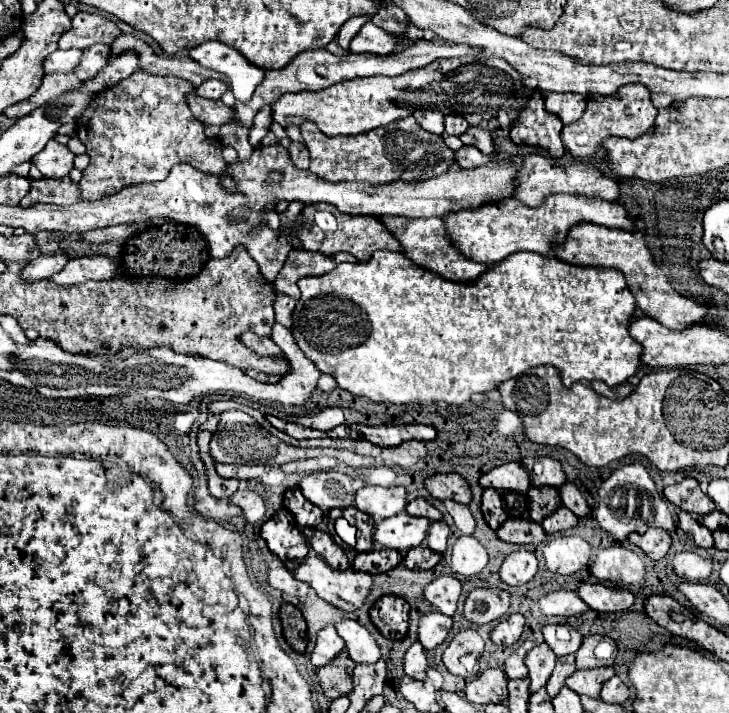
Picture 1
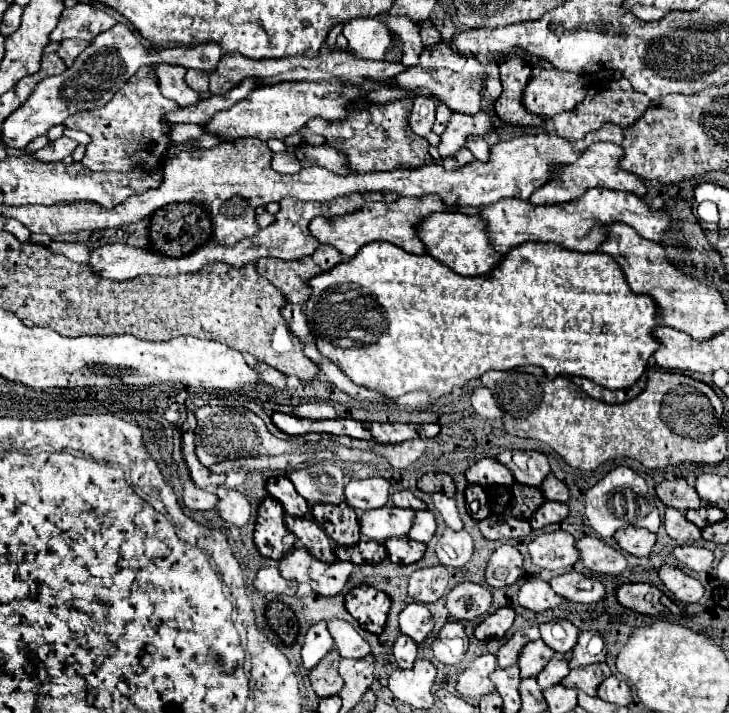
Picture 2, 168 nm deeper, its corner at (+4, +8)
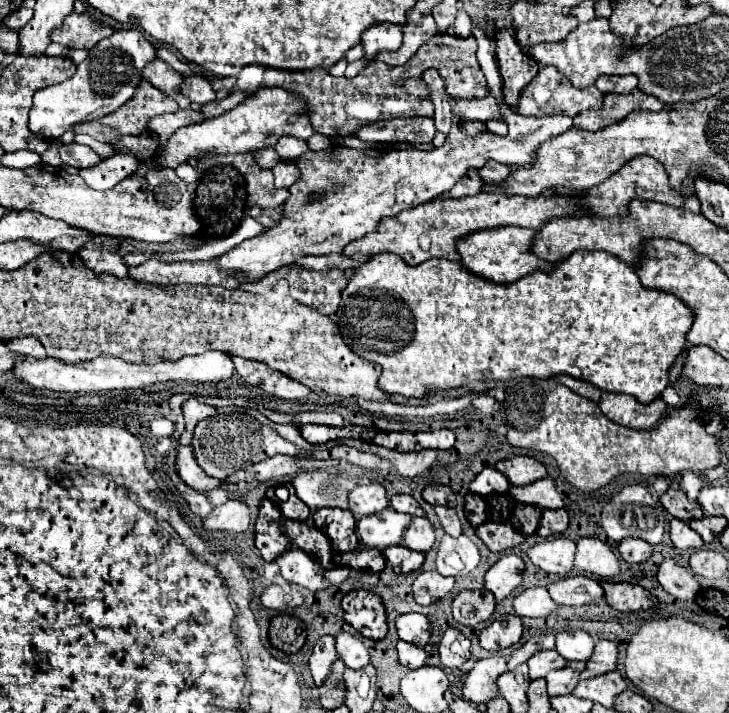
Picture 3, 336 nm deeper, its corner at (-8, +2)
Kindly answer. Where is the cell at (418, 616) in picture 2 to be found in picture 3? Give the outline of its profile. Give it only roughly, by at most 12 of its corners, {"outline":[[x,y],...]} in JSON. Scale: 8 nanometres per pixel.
{"outline":[[416,612],[396,618],[400,640],[422,648],[430,620]]}

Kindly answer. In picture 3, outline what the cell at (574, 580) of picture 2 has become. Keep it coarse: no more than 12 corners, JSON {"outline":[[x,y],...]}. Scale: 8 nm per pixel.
{"outline":[[588,576],[548,584],[554,602],[580,606],[604,598]]}

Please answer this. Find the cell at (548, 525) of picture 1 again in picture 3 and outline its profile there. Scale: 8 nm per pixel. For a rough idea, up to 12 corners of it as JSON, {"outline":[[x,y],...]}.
{"outline":[[542,510],[536,534],[548,538],[568,526],[566,510]]}

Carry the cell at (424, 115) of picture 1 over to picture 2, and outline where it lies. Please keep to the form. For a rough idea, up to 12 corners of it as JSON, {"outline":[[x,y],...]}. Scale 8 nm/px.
{"outline":[[414,98],[410,128],[428,136],[436,120],[436,102]]}

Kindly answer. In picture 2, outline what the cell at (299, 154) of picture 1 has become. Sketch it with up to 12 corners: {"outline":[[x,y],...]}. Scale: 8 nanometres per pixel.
{"outline":[[276,152],[272,168],[280,174],[296,174],[302,164],[294,152]]}

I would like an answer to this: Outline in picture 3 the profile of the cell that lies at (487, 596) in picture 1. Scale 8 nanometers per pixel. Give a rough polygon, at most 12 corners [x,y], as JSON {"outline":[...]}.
{"outline":[[462,590],[452,602],[458,624],[474,628],[492,616],[486,590]]}

